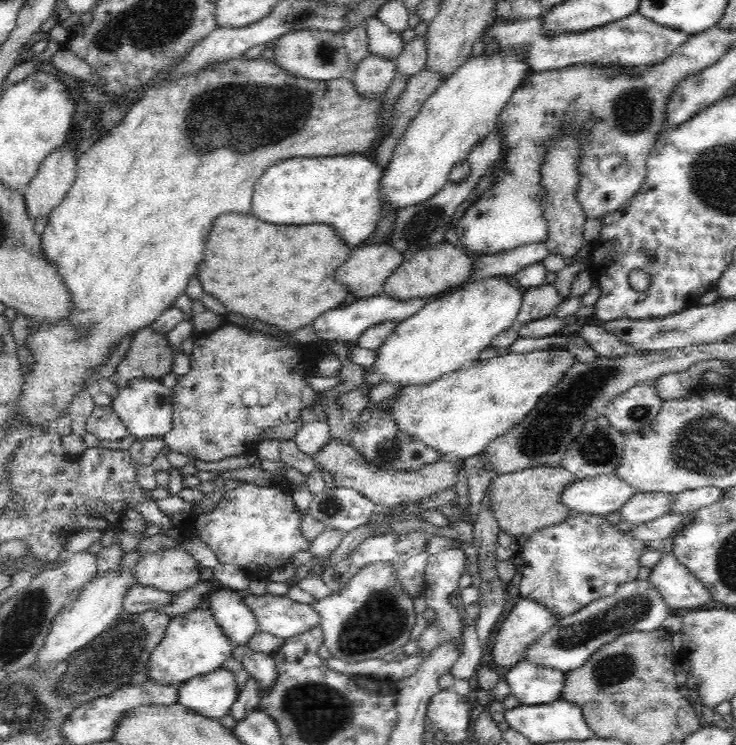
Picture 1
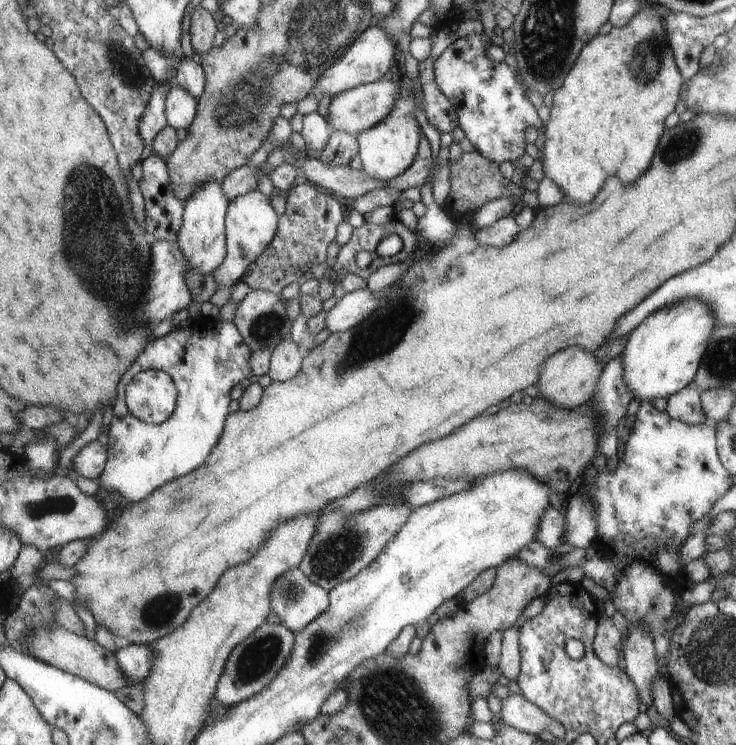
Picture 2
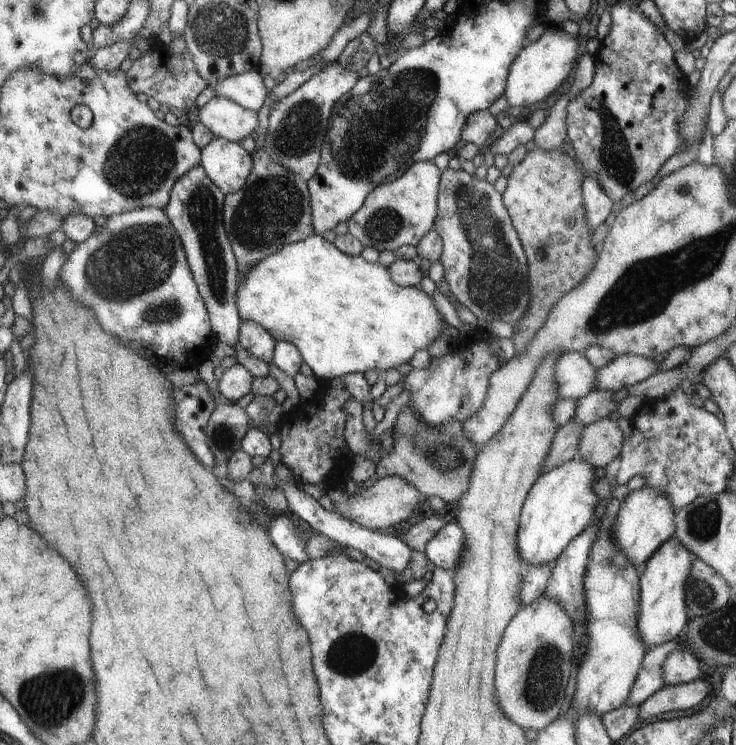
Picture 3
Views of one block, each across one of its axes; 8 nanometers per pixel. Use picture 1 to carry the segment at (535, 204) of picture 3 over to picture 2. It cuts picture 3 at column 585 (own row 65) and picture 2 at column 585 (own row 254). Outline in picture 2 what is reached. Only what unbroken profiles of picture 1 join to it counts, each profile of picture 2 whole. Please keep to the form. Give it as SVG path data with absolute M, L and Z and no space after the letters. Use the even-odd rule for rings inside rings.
M649 6L625 26L596 35L583 44L566 79L553 90L549 120L543 128L544 177L561 190L567 202L577 204L588 204L605 176L635 180L658 149L663 120L673 110L682 83L661 18Z

